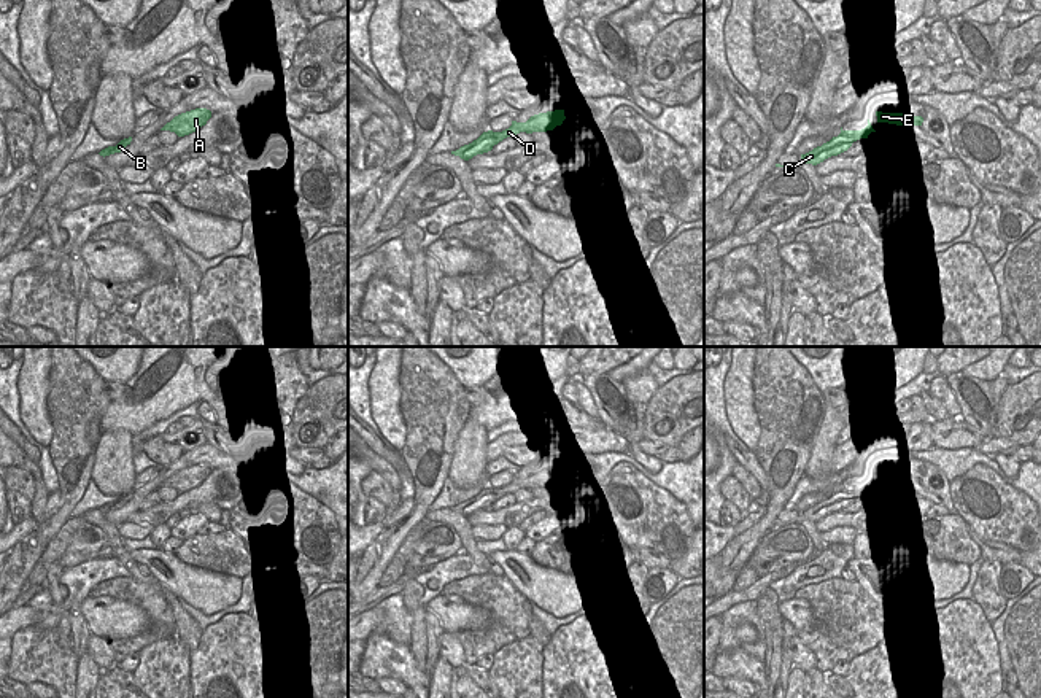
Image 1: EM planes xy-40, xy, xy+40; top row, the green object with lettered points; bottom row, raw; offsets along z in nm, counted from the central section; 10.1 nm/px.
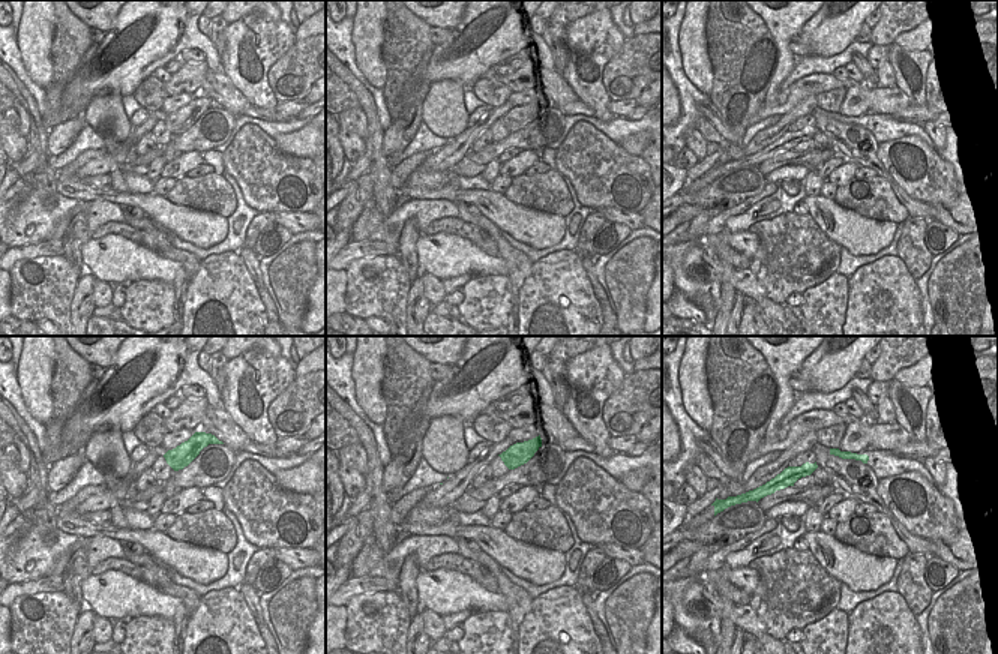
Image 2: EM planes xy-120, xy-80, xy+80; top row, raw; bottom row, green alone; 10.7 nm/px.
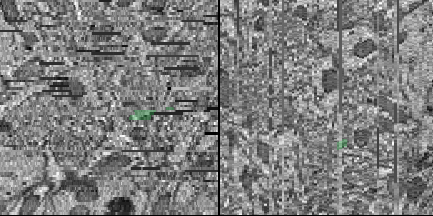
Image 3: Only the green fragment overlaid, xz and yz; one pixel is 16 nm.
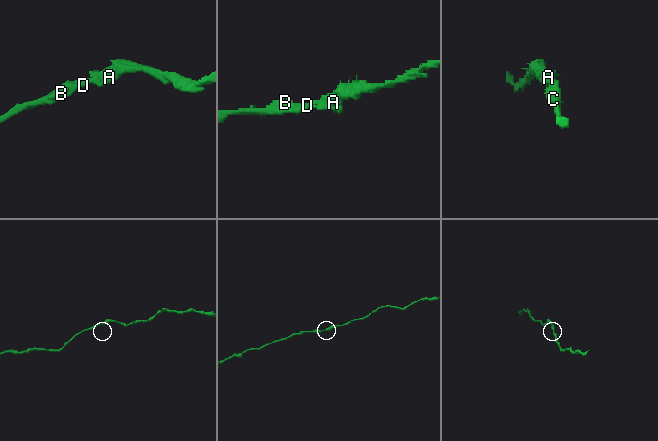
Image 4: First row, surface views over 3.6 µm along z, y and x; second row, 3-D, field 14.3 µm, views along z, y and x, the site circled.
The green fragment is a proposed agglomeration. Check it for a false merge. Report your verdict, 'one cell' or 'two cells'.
one cell

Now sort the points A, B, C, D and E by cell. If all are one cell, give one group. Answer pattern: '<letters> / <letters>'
A B C D E

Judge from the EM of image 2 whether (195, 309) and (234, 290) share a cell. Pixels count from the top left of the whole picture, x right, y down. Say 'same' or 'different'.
same

